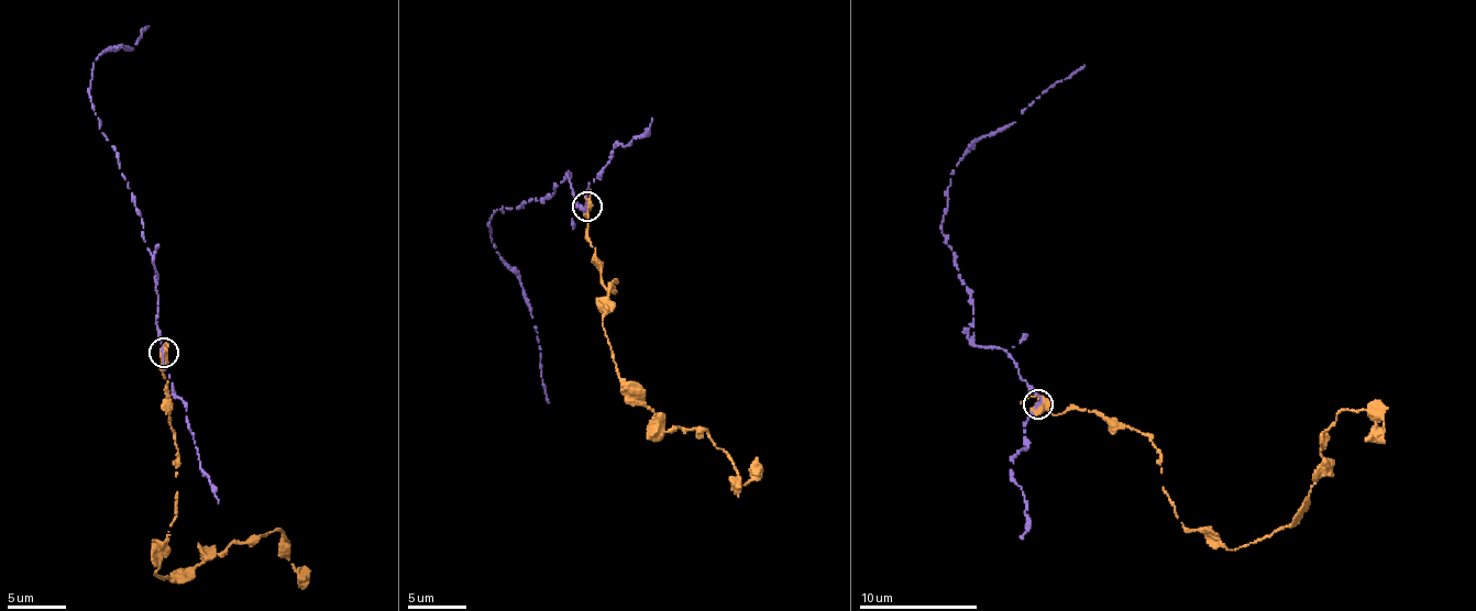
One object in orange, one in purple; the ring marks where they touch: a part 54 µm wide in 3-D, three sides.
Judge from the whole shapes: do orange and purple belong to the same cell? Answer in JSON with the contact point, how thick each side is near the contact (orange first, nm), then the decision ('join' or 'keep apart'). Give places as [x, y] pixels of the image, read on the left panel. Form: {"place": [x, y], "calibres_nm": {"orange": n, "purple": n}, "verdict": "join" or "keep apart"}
{"place": [164, 352], "calibres_nm": {"orange": 700, "purple": 220}, "verdict": "keep apart"}

